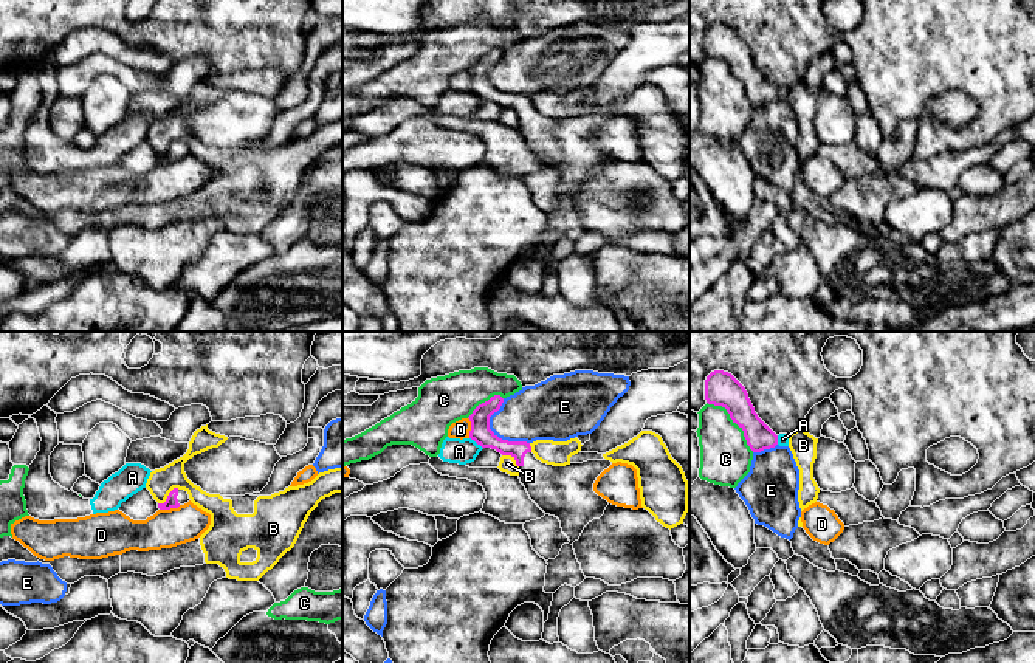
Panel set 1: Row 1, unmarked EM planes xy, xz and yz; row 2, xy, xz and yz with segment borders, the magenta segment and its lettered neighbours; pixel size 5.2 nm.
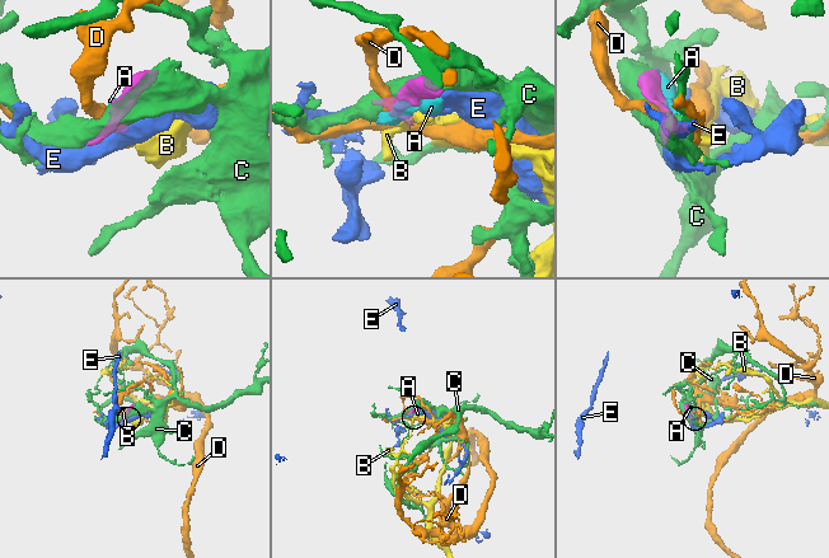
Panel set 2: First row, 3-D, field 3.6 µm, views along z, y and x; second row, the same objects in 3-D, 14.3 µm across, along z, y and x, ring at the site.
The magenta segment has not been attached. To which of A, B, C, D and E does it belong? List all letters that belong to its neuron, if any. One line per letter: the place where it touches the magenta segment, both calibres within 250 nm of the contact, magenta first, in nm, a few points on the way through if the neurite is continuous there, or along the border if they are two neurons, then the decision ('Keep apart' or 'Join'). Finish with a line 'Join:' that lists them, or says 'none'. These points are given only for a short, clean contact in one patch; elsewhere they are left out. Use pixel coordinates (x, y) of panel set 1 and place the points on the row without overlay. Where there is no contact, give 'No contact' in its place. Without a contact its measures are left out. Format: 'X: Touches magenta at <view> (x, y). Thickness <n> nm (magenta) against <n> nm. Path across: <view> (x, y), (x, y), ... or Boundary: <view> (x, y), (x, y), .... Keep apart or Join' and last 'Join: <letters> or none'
A: Touches magenta at xz (476, 95). Thickness 110 nm (magenta) against 130 nm. Keep apart
B: Touches magenta at xy (168, 149). Thickness 60 nm (magenta) against 140 nm. Boundary: xy (178, 141), (174, 141), (158, 157). Keep apart
C: Touches magenta at yz (733, 75). Thickness 180 nm (magenta) against 260 nm. Keep apart
D: Touches magenta at xy (169, 161). Thickness 60 nm (magenta) against 200 nm. Keep apart
E: Touches magenta at xz (493, 85). Thickness 110 nm (magenta) against 280 nm. Keep apart
Join: none

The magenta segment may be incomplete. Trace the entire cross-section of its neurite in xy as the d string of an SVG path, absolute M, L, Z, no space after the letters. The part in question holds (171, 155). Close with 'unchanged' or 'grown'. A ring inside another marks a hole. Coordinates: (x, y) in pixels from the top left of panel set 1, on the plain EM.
M174 141L164 156L158 156L160 163L170 163L170 161L178 161L180 158L187 156L189 147L184 143Z | grown

